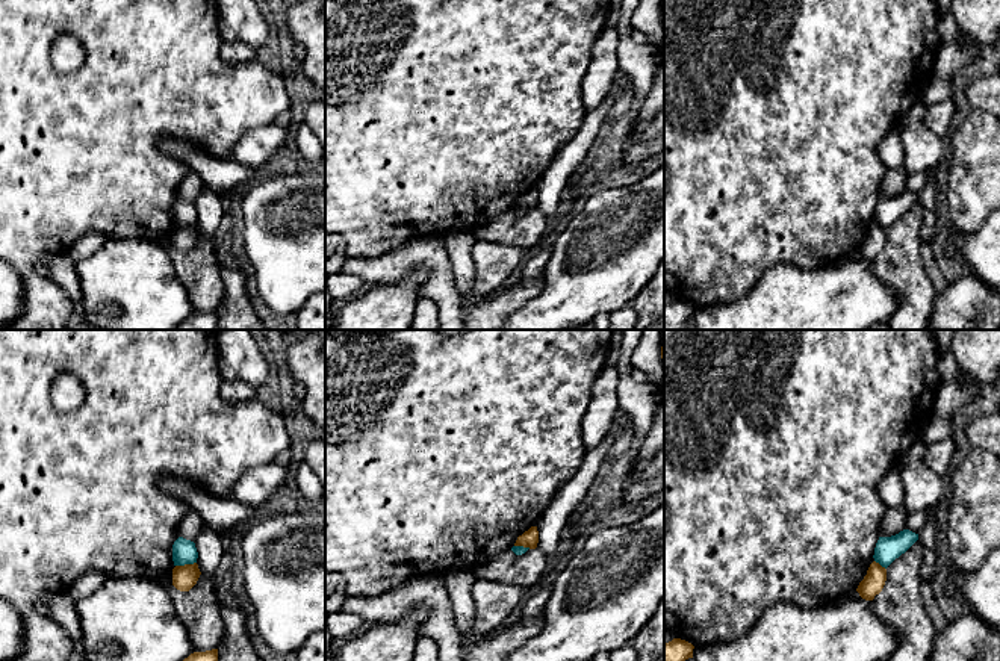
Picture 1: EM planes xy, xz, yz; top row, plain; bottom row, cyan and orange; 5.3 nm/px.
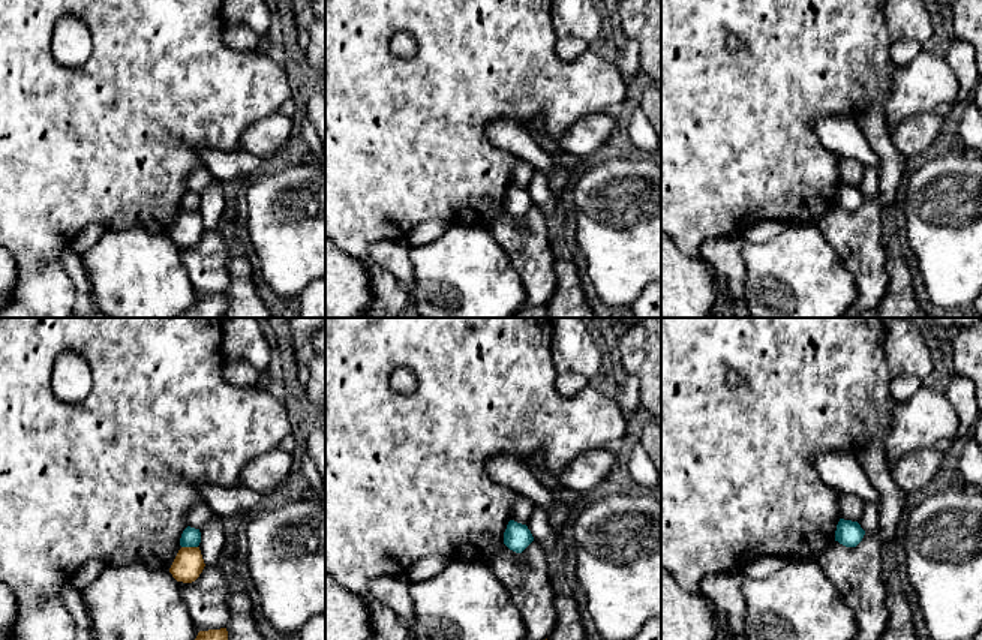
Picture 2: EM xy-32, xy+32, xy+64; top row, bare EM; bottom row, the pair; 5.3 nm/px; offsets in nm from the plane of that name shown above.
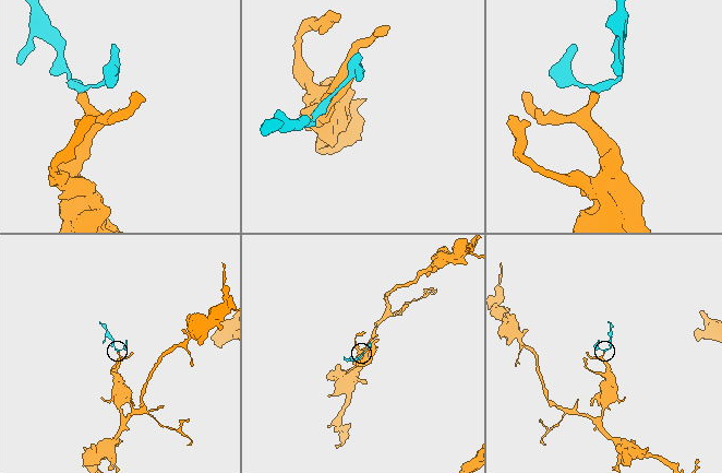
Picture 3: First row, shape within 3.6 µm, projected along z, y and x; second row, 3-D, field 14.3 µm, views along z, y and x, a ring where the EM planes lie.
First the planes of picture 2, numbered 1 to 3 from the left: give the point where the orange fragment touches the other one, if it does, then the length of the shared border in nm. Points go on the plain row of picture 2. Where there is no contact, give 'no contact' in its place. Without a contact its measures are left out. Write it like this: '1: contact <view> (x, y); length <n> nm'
1: contact xy-32 (189, 210); length 90 nm
2: no contact
3: no contact

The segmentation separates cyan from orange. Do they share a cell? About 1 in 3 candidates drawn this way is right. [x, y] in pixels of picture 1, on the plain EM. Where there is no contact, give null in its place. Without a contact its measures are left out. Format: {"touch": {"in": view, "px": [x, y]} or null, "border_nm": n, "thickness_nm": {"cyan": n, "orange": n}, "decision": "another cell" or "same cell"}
{"touch": {"in": "xy", "px": [185, 224]}, "border_nm": 110, "thickness_nm": {"cyan": 130, "orange": 130}, "decision": "another cell"}

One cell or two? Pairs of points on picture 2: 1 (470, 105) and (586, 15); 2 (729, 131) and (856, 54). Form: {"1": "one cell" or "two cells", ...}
{"1": "two cells", "2": "one cell"}

